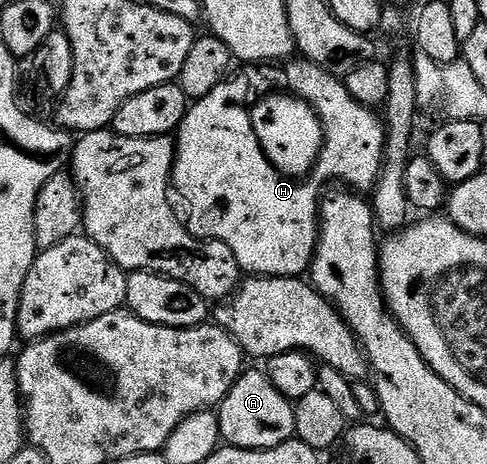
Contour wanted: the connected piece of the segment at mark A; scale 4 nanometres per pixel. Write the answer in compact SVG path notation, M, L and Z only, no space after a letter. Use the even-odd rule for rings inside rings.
M261 370L242 371L241 377L221 401L216 417L221 427L222 441L231 448L278 448L295 436L294 401L279 394Z

